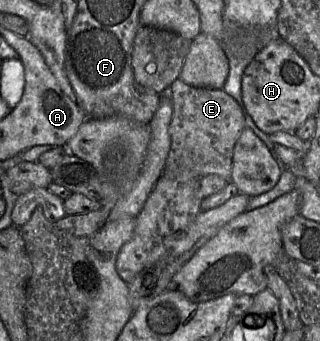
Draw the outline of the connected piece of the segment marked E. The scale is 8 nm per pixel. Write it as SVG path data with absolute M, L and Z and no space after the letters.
M179 77L170 86L170 97L173 114L167 162L136 218L131 239L117 256L116 269L126 283L159 262L202 211L202 200L197 195L198 182L202 177L216 174L230 182L234 146L245 127L243 108L222 88L192 86Z

